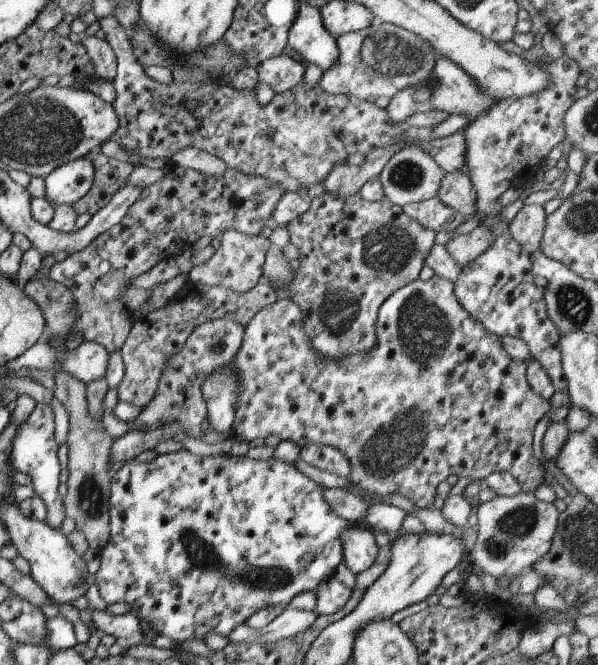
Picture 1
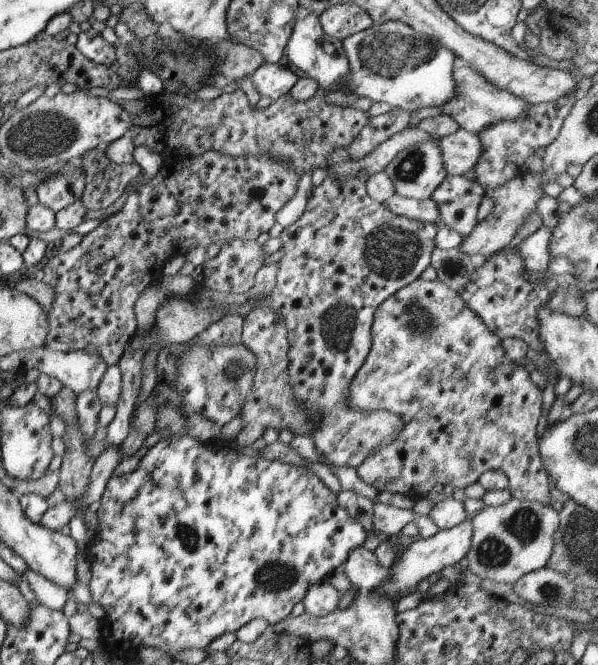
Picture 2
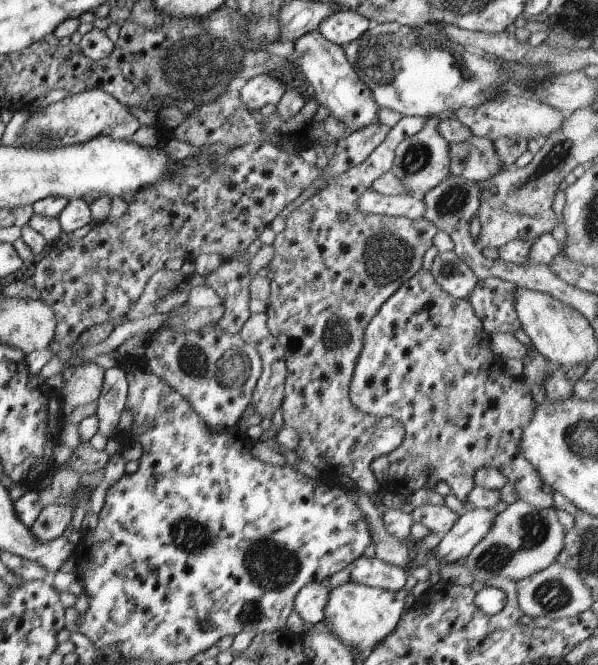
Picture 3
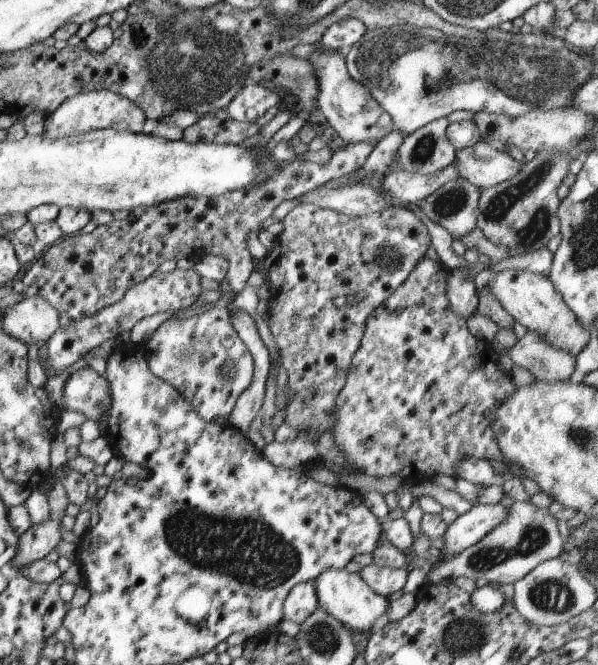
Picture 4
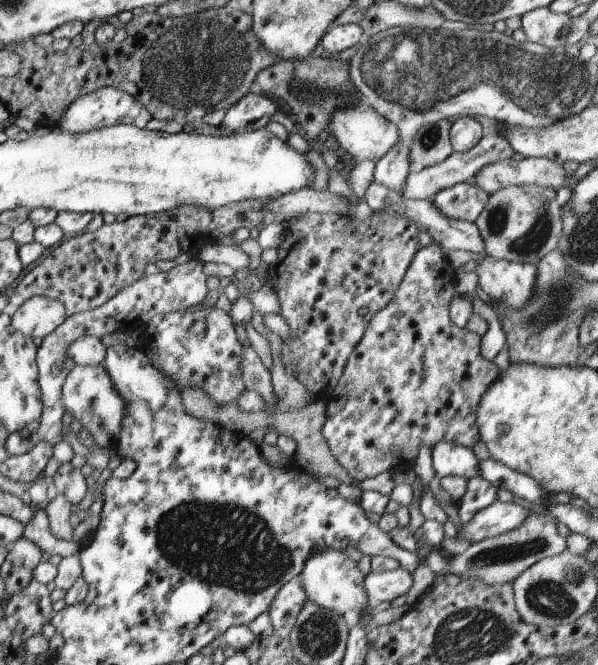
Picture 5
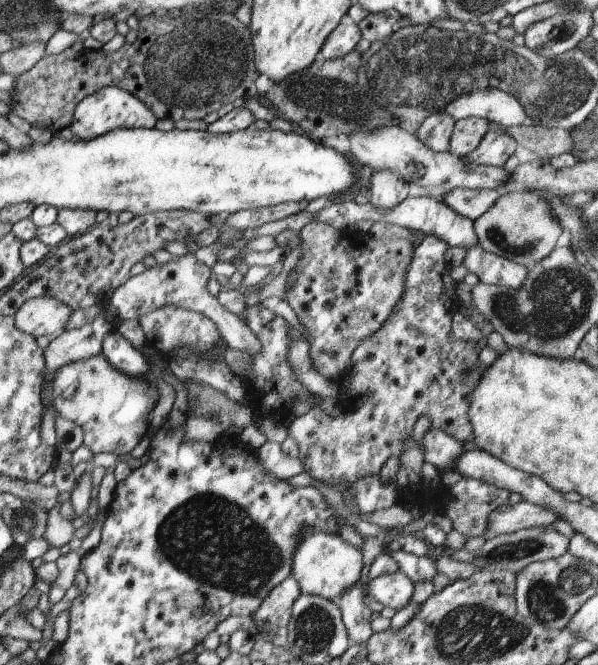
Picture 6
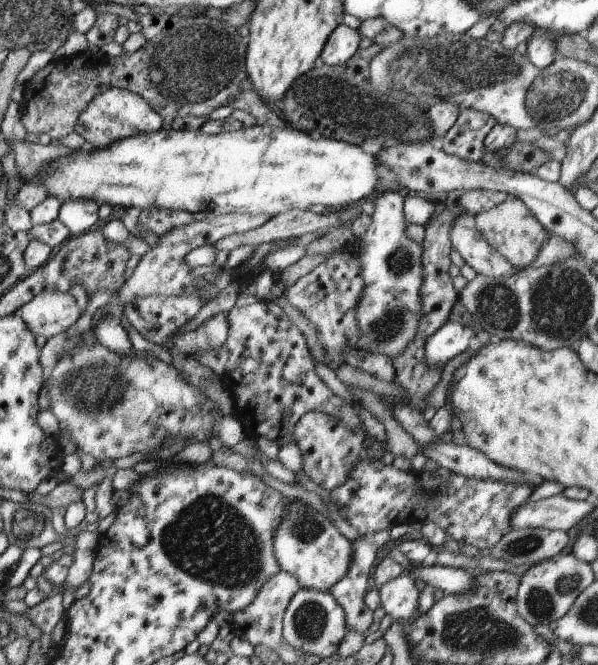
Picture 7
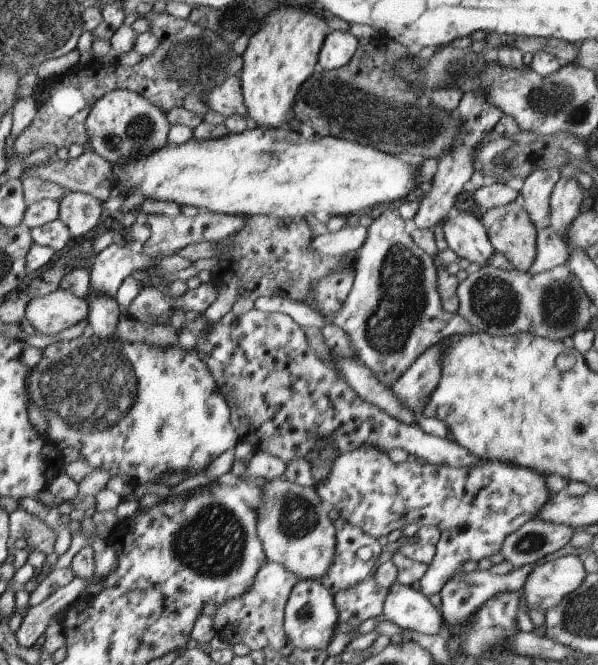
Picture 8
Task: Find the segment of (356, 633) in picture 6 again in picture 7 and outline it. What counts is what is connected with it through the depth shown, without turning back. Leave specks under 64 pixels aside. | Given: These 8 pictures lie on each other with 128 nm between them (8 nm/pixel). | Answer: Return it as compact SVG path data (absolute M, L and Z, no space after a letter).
M358 535L351 540L351 562L347 574L329 588L329 594L343 610L348 631L366 632L372 623L372 612L363 606L363 596L367 592L367 580L376 550L367 536Z

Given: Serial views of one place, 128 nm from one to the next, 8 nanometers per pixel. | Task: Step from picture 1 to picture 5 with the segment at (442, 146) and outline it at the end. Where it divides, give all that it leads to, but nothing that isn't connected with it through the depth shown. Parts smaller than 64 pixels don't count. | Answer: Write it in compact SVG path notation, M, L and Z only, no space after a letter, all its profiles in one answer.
M509 157L507 160L498 160L494 163L482 166L473 176L473 184L483 189L488 195L496 190L505 188L509 185L530 185L538 184L542 187L551 187L555 192L561 187L571 189L571 186L577 181L572 182L568 186L563 186L564 181L571 175L566 174L562 168L555 163L552 163L545 157L523 157L521 160Z

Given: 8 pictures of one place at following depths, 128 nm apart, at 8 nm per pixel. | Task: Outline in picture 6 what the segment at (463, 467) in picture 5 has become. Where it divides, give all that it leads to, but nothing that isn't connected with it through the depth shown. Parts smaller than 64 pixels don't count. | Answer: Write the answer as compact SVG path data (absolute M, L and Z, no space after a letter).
M429 428L421 441L423 461L435 469L450 471L453 467L453 458L457 458L464 448L457 440L441 432Z

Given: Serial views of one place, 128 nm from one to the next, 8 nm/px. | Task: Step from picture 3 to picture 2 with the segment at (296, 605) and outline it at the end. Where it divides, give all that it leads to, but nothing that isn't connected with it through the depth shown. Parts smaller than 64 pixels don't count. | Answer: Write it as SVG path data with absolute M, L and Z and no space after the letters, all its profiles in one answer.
M323 580L309 586L301 602L305 613L324 617L336 609L339 592L329 583L329 580Z

